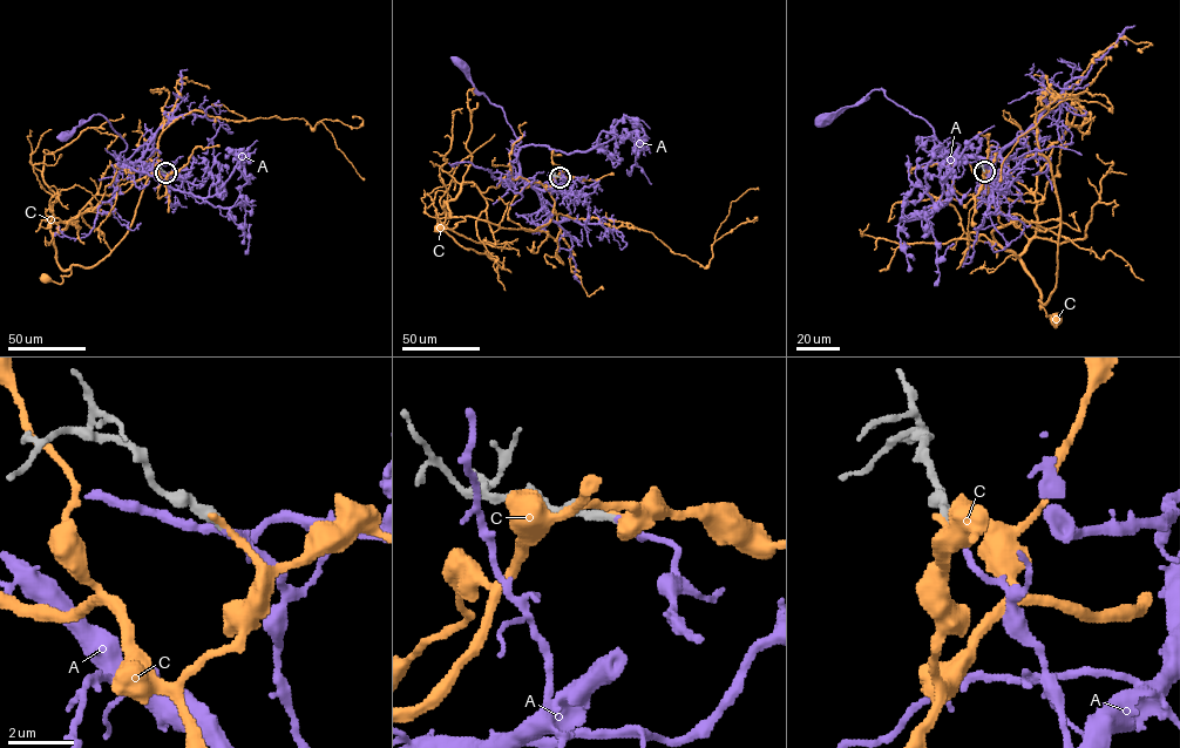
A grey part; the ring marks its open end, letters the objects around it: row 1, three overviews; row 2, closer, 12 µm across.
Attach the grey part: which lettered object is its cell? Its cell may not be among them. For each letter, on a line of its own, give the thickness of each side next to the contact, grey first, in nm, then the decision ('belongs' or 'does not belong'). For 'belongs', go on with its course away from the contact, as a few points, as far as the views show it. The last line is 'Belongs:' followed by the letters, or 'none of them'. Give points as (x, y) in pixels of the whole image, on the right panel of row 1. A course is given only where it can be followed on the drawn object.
A: 300/260 nm | belongs | via (984, 171), (992, 190), (1002, 160), (951, 156), (926, 120), (897, 106), (881, 89), (824, 118)
C: 320/200 nm | does not belong
Belongs: A

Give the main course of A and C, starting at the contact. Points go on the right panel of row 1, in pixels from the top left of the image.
A: (984, 171), (992, 190), (1002, 160), (951, 156), (926, 120), (897, 106), (881, 89), (824, 118)
C: (983, 170), (983, 182), (1031, 155), (1050, 164), (1057, 276), (1039, 300), (1057, 319)

